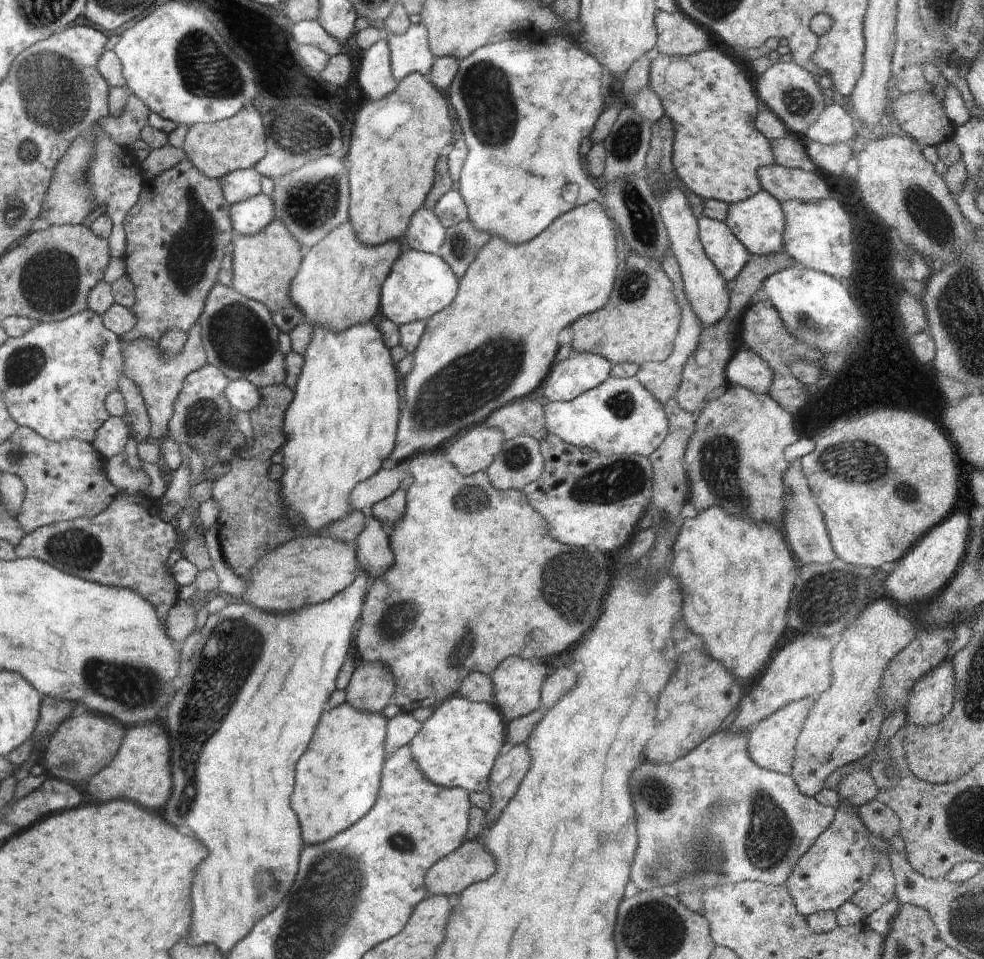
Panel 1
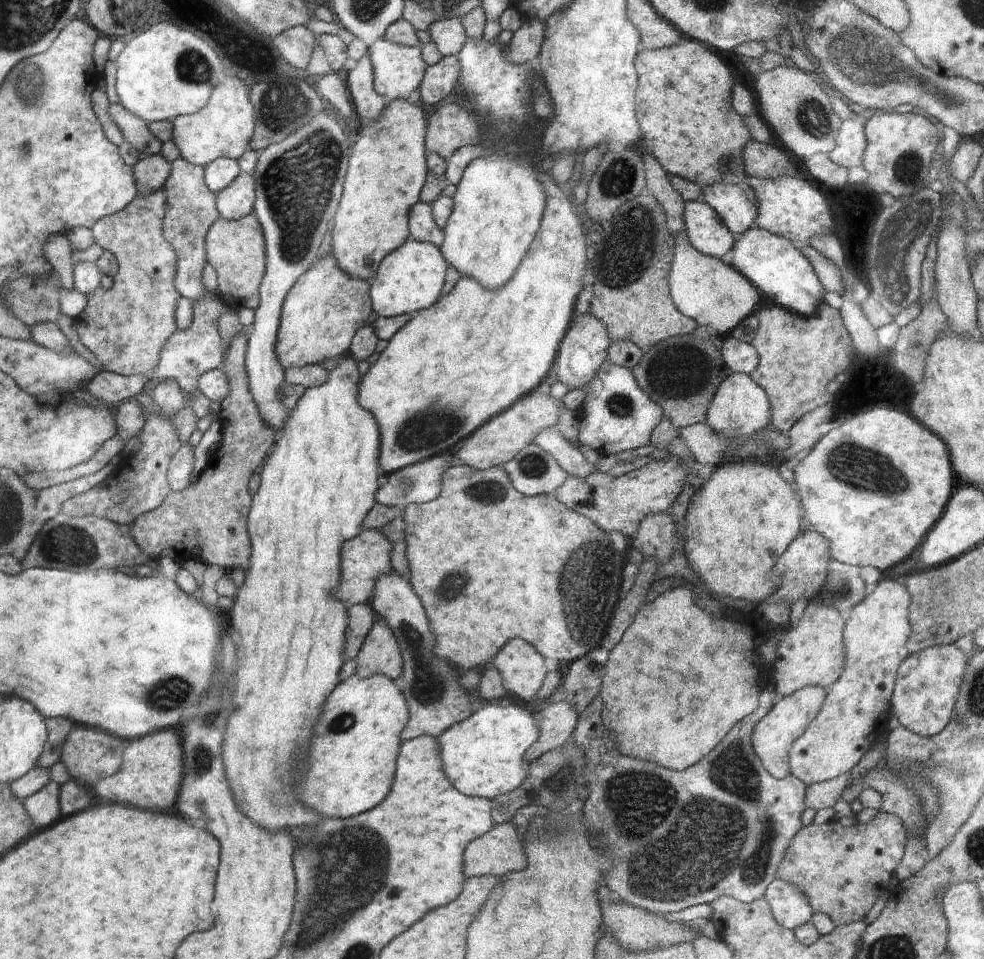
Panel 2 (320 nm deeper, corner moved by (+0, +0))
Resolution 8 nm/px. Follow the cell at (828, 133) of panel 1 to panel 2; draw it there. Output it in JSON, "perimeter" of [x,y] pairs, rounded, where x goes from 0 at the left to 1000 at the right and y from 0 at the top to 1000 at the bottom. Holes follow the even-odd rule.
{"perimeter":[[[865,123],[856,125],[851,145],[849,146],[849,153],[841,160],[842,166],[847,170],[856,172],[862,176],[862,181],[866,175],[874,175],[874,173],[877,173],[876,164],[878,163],[881,151],[878,135],[879,130],[875,124]]]}

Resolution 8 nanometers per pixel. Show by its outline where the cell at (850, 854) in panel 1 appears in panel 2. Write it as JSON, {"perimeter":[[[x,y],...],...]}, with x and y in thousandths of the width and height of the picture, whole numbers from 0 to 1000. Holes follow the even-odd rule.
{"perimeter":[[[787,917],[775,935],[792,965],[807,970],[823,961],[827,953],[816,930],[795,917]]]}

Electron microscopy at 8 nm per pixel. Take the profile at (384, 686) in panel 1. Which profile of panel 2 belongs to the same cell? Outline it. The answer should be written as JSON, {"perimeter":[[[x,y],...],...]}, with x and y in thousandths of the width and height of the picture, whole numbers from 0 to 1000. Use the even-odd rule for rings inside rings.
{"perimeter":[[[389,645],[378,652],[366,680],[361,684],[361,689],[361,703],[365,706],[389,703],[401,708],[407,707],[411,699],[411,685],[394,649]]]}

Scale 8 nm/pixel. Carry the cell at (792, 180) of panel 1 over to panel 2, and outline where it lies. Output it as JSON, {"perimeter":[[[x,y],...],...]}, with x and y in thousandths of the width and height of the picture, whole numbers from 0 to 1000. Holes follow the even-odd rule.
{"perimeter":[[[762,145],[755,154],[757,179],[762,185],[786,187],[795,182],[809,184],[809,173],[788,150]]]}

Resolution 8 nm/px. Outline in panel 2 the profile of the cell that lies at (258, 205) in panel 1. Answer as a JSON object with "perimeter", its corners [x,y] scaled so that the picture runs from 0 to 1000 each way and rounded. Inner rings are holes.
{"perimeter":[[[246,179],[238,191],[221,201],[221,218],[230,229],[242,229],[257,221],[260,189],[256,180]]]}

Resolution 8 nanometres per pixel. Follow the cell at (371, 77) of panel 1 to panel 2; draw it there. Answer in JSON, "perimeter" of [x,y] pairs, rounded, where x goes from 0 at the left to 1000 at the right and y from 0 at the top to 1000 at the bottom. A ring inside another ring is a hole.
{"perimeter":[[[370,57],[357,73],[352,86],[359,100],[358,108],[364,123],[376,123],[381,126],[390,117],[395,104],[392,104],[379,91],[379,67],[375,57]]]}

